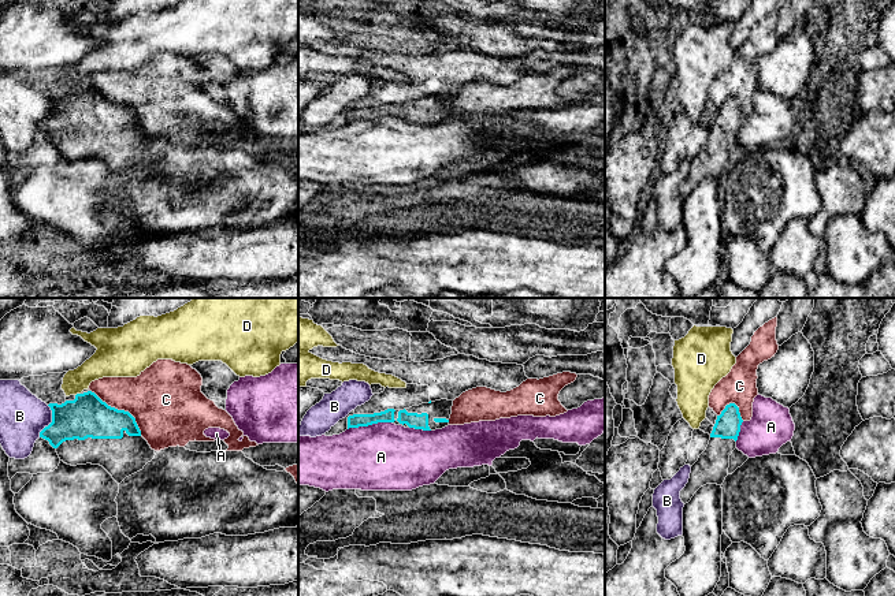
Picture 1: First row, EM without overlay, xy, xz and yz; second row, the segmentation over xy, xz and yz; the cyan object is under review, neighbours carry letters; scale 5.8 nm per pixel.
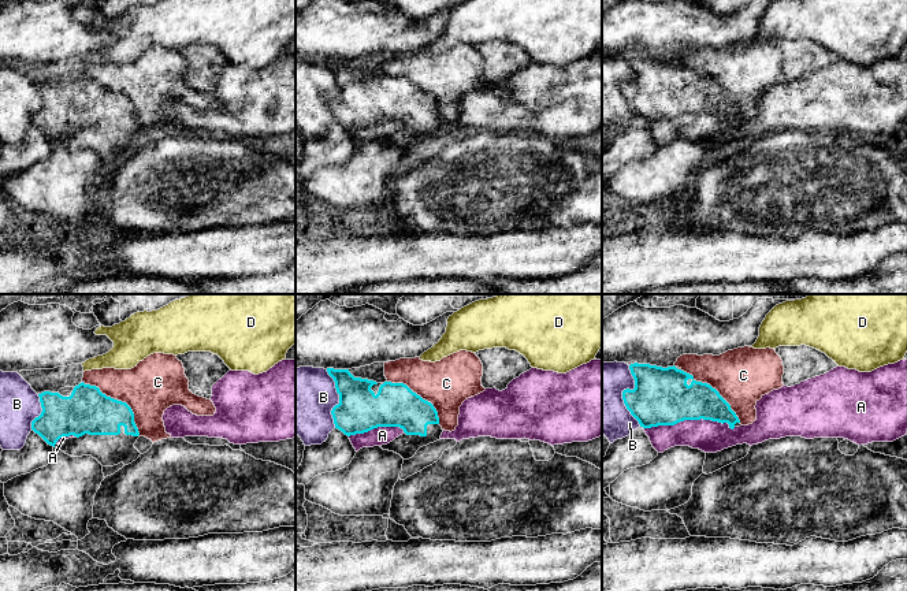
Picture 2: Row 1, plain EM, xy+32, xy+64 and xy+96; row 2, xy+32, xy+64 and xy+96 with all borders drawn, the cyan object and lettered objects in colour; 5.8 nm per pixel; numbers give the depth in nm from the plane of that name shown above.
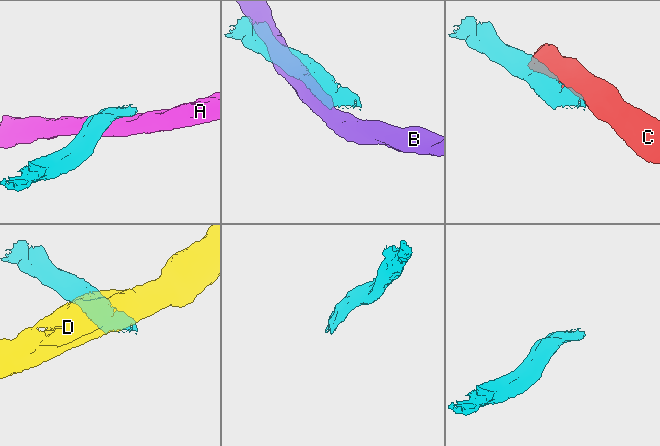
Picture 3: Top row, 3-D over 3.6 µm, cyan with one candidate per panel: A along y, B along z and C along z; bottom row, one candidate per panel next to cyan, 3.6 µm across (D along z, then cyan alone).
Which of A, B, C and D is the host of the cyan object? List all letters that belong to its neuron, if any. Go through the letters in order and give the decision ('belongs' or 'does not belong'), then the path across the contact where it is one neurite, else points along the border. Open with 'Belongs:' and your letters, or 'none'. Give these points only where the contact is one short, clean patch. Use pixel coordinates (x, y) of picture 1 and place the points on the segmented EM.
Belongs: none
A: does not belong
B: does not belong
C: does not belong
D: does not belong | along xy (80, 393), (75, 395)

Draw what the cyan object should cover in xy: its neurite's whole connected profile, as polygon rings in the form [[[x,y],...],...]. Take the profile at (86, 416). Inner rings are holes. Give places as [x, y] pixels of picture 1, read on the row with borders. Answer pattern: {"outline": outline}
{"outline": [[[92,391],[77,394],[74,401],[48,406],[52,410],[52,422],[40,432],[40,437],[48,440],[67,465],[100,465],[120,484],[126,477],[142,470],[156,455],[141,436],[131,414],[108,406]]]}

